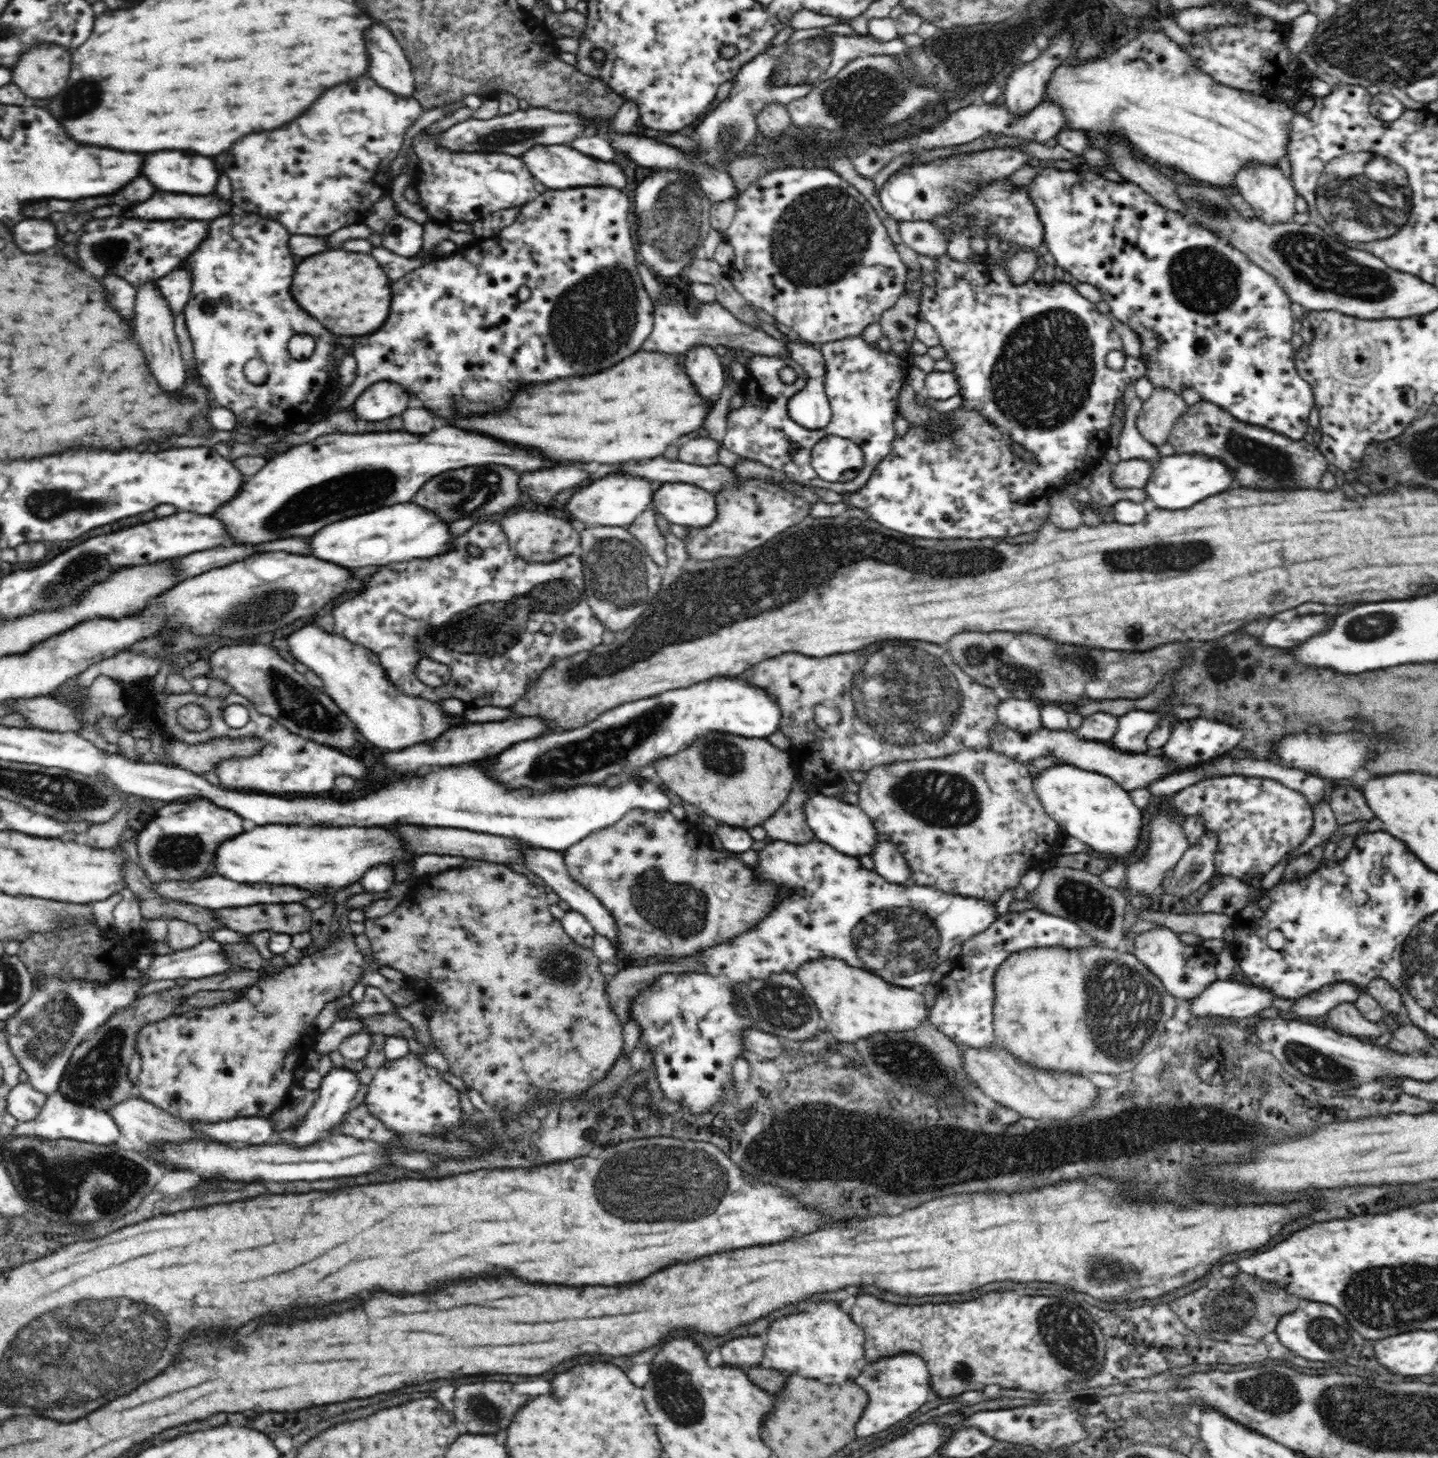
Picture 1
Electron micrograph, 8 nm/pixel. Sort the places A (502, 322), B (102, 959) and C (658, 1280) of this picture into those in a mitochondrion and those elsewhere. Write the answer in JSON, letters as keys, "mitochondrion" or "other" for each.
{"A":"other","B":"other","C":"other"}

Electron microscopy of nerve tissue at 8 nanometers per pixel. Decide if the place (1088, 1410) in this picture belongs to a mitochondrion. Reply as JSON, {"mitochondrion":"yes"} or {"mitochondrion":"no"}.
{"mitochondrion":"no"}

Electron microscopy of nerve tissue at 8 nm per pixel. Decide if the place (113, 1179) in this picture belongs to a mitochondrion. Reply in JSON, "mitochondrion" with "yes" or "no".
{"mitochondrion":"yes"}

